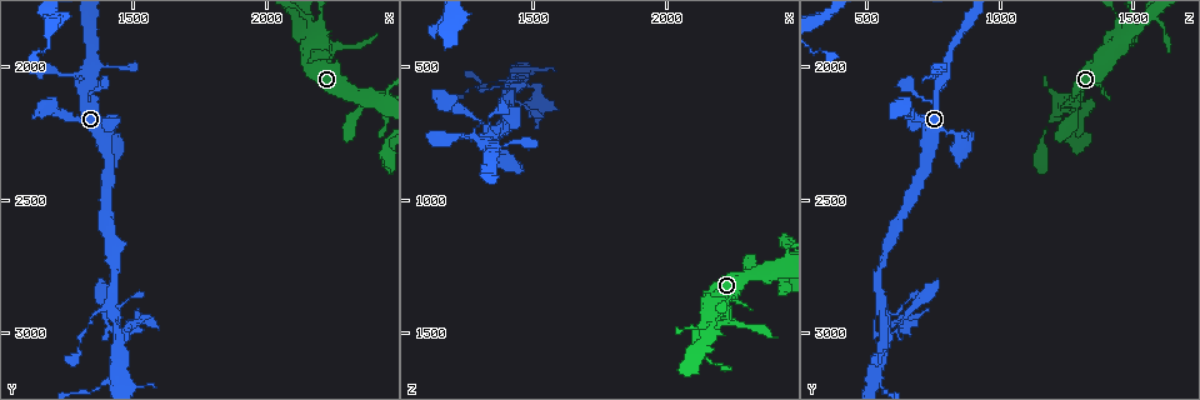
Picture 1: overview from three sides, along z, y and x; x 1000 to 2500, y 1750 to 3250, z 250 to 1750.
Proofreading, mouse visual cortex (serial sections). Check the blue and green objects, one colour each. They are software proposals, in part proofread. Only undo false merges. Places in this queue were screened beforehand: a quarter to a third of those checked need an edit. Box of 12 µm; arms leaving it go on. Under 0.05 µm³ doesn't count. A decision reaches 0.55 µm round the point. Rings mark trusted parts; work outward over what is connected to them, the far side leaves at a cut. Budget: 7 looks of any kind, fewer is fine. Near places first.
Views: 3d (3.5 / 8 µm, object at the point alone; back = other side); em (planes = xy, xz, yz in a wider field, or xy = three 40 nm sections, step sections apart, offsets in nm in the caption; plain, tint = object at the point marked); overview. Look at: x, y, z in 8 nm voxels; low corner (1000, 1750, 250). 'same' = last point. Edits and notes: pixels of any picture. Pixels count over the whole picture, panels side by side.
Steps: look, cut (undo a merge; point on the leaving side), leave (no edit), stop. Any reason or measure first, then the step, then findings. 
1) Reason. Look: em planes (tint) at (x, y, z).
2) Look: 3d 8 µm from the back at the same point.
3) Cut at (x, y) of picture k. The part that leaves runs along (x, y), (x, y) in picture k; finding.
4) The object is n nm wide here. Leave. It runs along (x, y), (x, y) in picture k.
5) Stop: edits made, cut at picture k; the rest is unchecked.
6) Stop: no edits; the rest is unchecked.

Three arms meet. Look: 3d 8 µm at (2210, 1930, 1440).

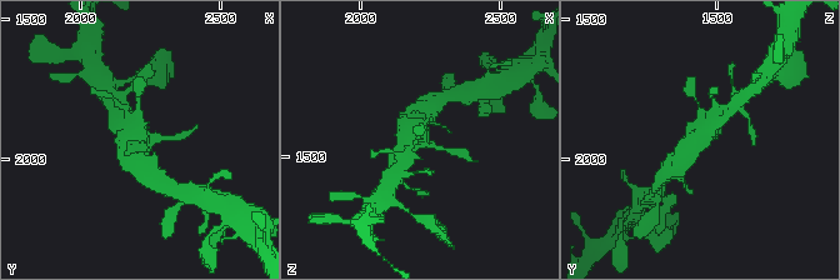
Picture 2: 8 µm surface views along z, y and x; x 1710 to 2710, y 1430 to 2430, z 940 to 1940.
Look: 3d 3.5 µm at (2210, 1940, 1460).

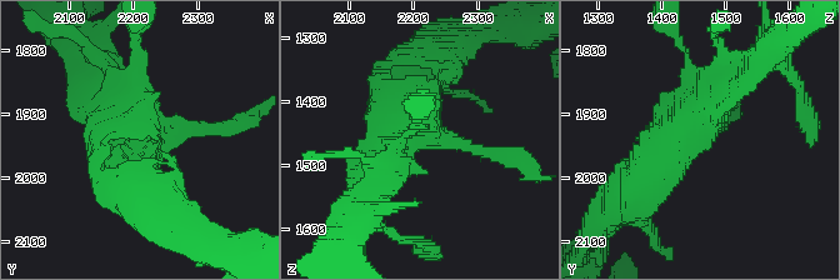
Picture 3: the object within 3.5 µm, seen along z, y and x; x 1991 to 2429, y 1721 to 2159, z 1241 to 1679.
Leave. It runs along (646, 196), (691, 143), (689, 58) in picture 3; all the same cell.

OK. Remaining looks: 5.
Thick turns thin. Look: 3d 3.5 µm at (1300, 2050, 790).

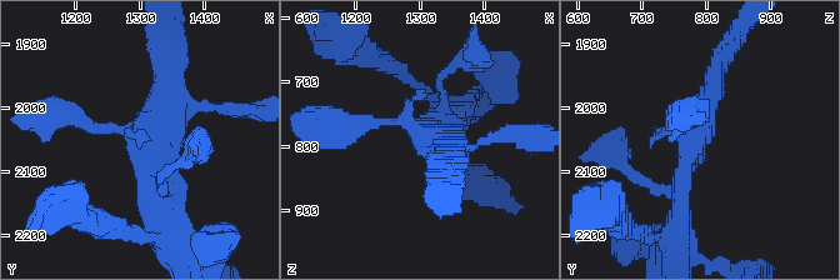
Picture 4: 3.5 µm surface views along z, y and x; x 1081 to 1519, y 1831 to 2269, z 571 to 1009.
Now the EM. Look: em xy step 3 (tint) at (1310, 2060, 780).

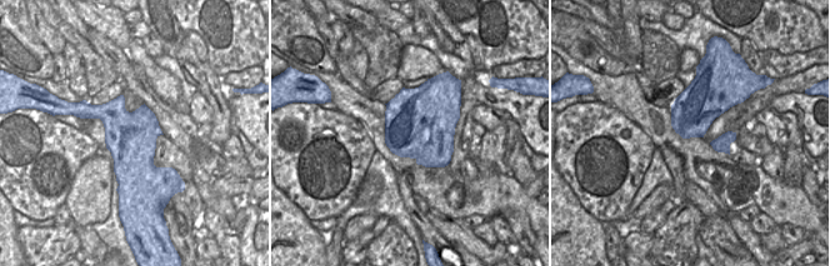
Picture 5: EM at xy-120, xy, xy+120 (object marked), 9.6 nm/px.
Leave. One cell here.

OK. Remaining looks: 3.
Four arms meet. Look: 3d 3.5 µm at (1450, 2980, 580).

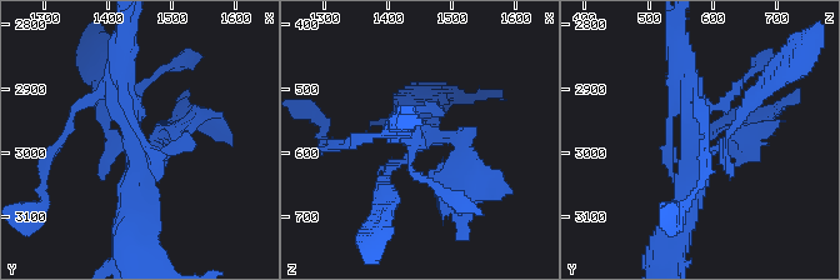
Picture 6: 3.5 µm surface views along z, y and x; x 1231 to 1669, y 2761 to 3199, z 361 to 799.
Now the EM. Look: em xy step 5 (tint) at (1445, 2990, 575).

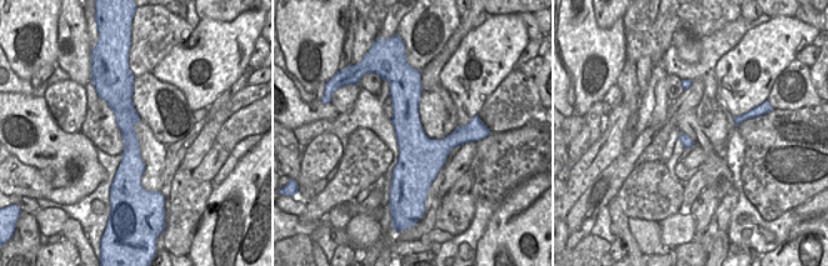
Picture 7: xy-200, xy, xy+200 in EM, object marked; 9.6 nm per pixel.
Leave. It runs along (123, 65), (138, 149), (134, 226) in picture 6; all the same cell.

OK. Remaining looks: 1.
Stop: no edits; the rest is unchecked.

